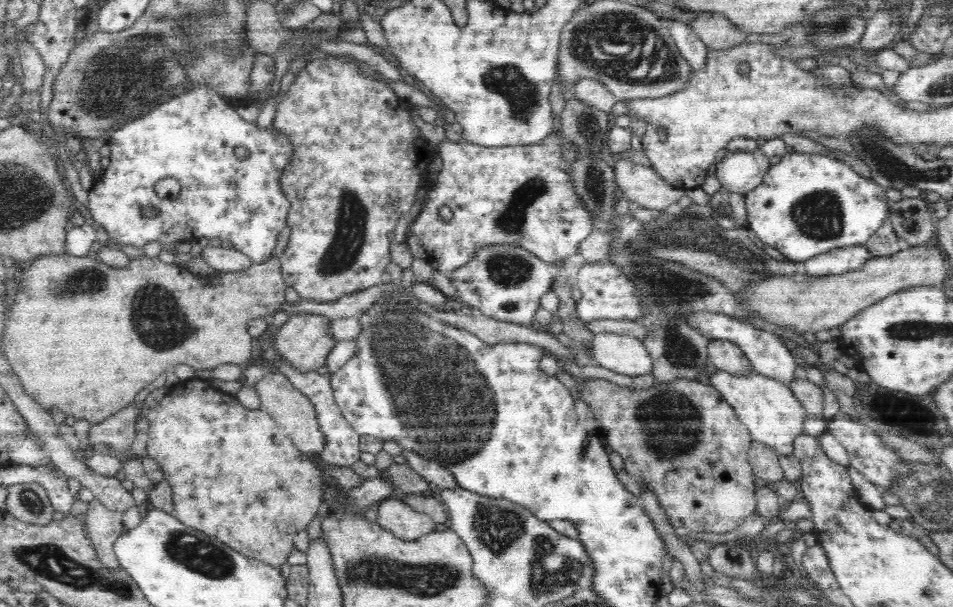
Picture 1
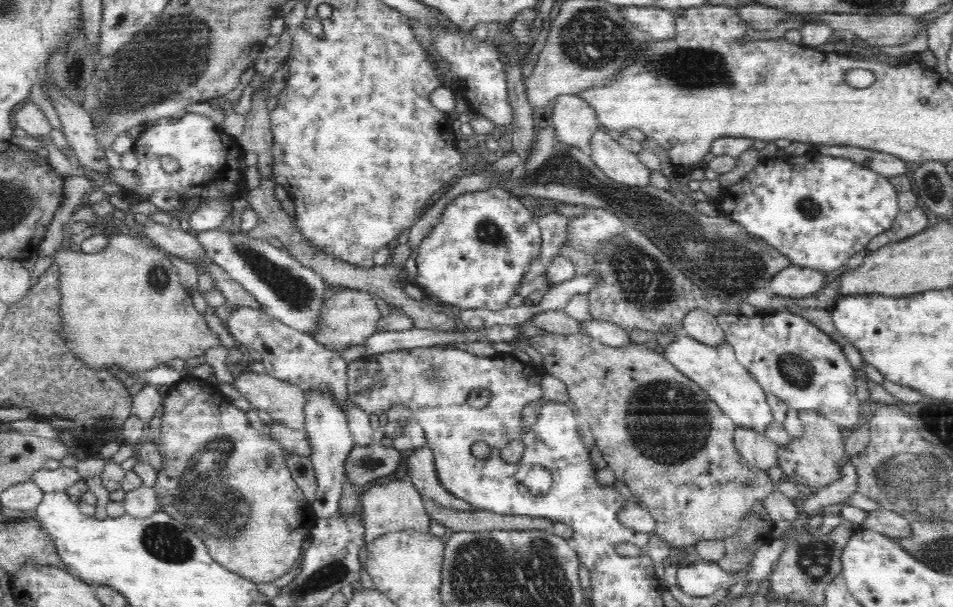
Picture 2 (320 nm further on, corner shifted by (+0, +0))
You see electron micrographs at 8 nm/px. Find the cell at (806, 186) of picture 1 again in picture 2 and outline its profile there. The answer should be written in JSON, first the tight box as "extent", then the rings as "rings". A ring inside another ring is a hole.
{"extent":[716,152,900,273],"rings":[[[807,152],[800,156],[784,154],[781,157],[761,160],[758,166],[747,173],[738,184],[732,184],[732,186],[722,188],[718,195],[718,203],[716,205],[719,207],[722,215],[734,220],[734,222],[742,224],[750,235],[764,239],[766,243],[774,246],[780,254],[788,257],[790,264],[796,265],[797,267],[816,268],[820,269],[820,272],[827,273],[832,270],[838,270],[840,266],[843,266],[848,261],[850,256],[861,250],[865,250],[868,243],[874,239],[875,236],[891,228],[894,219],[900,212],[897,196],[898,192],[894,186],[892,186],[892,183],[871,169],[863,168],[862,165],[858,165],[856,162],[842,157],[816,156],[816,154]]]}

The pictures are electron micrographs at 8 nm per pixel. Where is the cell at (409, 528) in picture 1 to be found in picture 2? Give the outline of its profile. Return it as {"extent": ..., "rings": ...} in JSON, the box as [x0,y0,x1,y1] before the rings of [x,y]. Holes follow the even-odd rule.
{"extent":[362,479,431,543],"rings":[[[402,479],[389,480],[384,484],[372,485],[362,496],[362,521],[364,521],[365,543],[372,543],[376,538],[389,532],[415,529],[429,532],[431,518],[426,513],[424,497],[410,482]]]}

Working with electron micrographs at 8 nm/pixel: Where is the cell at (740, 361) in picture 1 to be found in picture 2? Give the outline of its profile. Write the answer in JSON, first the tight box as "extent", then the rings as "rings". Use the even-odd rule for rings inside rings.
{"extent":[678,308,726,346],"rings":[[[696,308],[684,316],[684,324],[678,335],[690,338],[710,346],[716,346],[726,342],[725,333],[720,328],[717,316]]]}

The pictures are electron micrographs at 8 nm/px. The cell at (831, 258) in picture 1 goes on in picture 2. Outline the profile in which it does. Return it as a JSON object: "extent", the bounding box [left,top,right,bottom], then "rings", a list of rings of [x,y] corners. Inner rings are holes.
{"extent":[770,265,826,297],"rings":[[[790,265],[773,275],[770,288],[775,295],[783,297],[809,297],[824,287],[826,272],[816,268]]]}

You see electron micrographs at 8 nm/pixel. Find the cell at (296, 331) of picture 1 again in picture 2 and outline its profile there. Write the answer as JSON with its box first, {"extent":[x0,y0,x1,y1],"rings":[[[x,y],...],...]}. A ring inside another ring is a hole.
{"extent":[312,289,381,351],"rings":[[[344,289],[325,300],[321,309],[321,319],[317,321],[316,329],[312,332],[312,338],[333,351],[342,351],[352,345],[362,345],[368,336],[372,336],[378,331],[376,324],[381,317],[378,304],[372,299],[371,293]]]}

